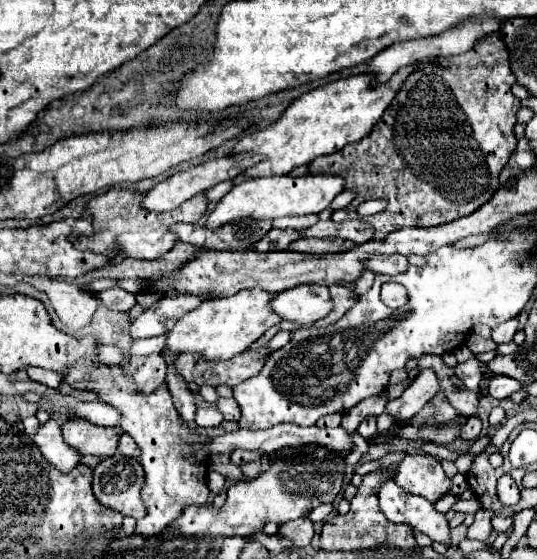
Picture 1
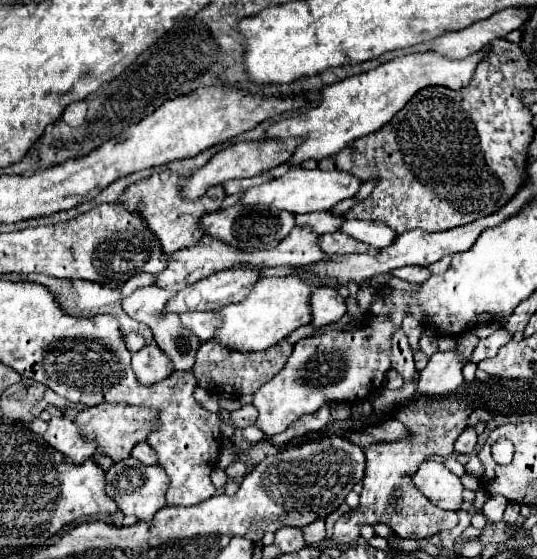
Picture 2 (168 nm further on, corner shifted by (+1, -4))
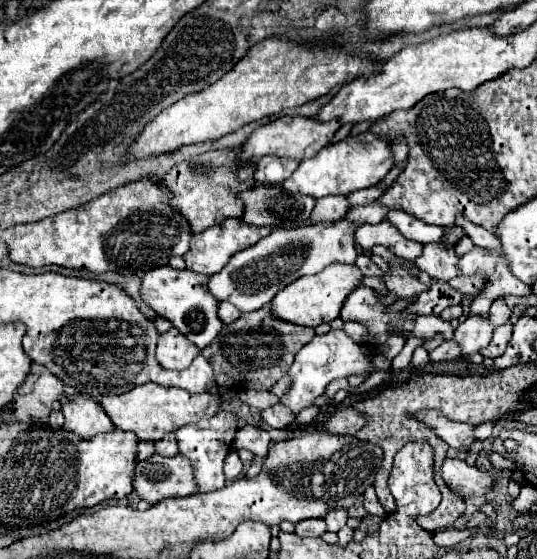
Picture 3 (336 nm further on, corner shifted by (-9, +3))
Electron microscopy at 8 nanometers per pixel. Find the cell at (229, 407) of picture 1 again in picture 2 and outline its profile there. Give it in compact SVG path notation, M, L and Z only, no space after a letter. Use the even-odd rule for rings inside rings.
M244 405L236 411L230 413L230 419L232 419L232 425L242 429L242 427L250 427L254 421L256 421L256 409L252 405Z

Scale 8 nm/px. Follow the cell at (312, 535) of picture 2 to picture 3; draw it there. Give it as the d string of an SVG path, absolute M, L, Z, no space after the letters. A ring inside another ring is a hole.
M338 508L338 510L330 512L330 516L326 516L324 520L326 520L326 524L328 524L328 532L338 532L338 530L346 524L348 514L346 514L344 508Z

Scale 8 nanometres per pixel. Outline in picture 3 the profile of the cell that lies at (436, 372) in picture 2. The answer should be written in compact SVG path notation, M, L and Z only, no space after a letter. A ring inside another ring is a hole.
M470 312L470 316L456 328L454 340L462 346L462 354L474 354L490 342L492 332L494 326L490 324L488 316L478 316Z

